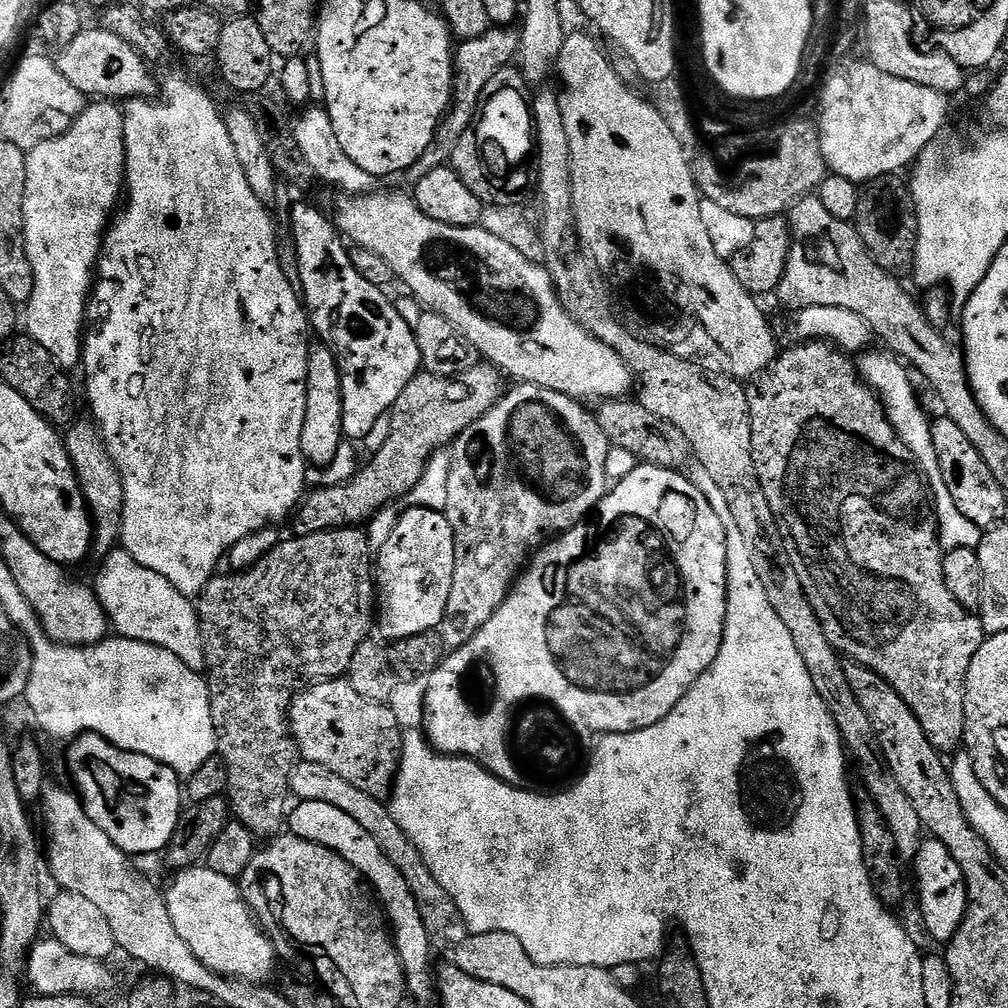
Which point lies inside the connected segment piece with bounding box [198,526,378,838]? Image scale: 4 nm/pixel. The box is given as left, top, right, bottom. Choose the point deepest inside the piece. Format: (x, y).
(306, 606)

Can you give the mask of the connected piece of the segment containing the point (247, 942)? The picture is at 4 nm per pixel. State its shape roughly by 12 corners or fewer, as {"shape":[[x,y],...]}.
{"shape":[[206,866],[166,888],[170,922],[219,976],[268,979],[278,953],[239,883]]}

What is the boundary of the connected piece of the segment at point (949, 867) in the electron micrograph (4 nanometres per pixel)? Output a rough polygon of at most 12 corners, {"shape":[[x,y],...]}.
{"shape":[[942,842],[914,867],[925,930],[952,940],[968,909],[962,866]]}

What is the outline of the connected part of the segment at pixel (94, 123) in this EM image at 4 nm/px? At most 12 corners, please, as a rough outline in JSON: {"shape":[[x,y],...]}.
{"shape":[[89,103],[26,155],[27,335],[82,360],[126,188],[124,113]]}

